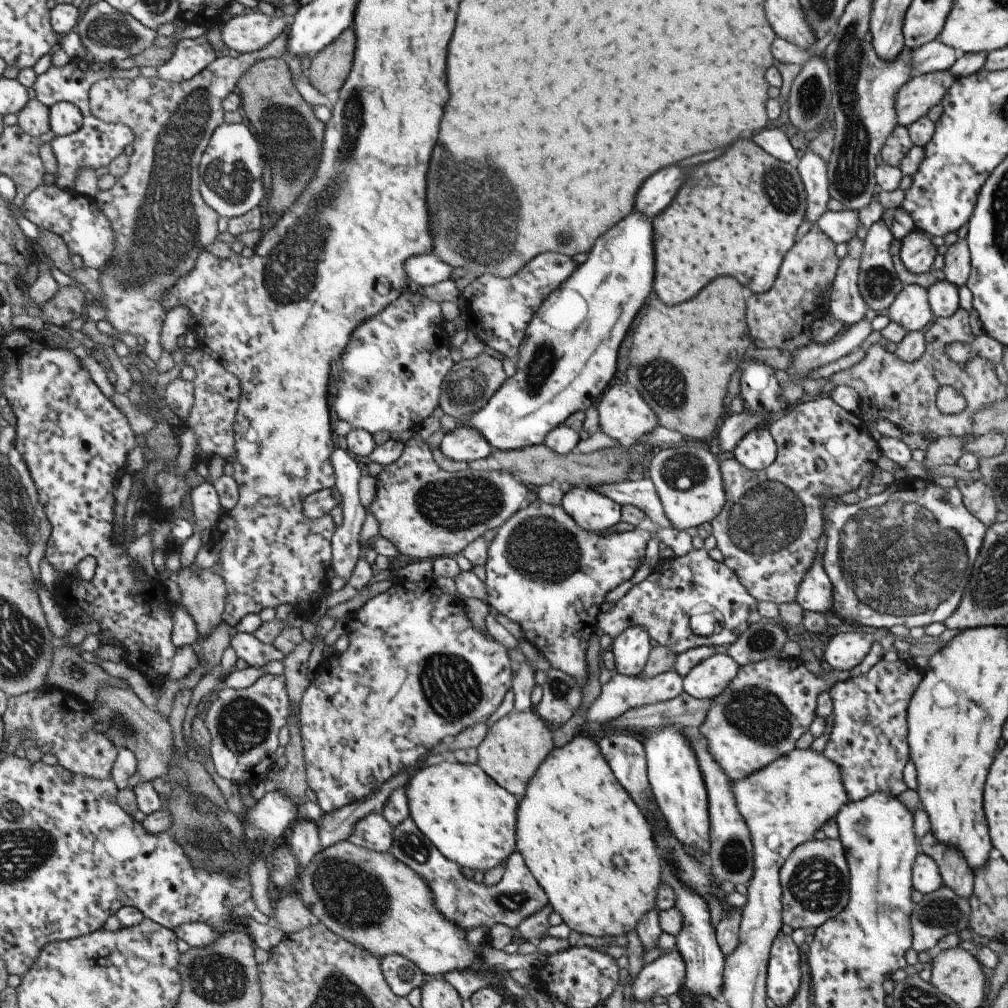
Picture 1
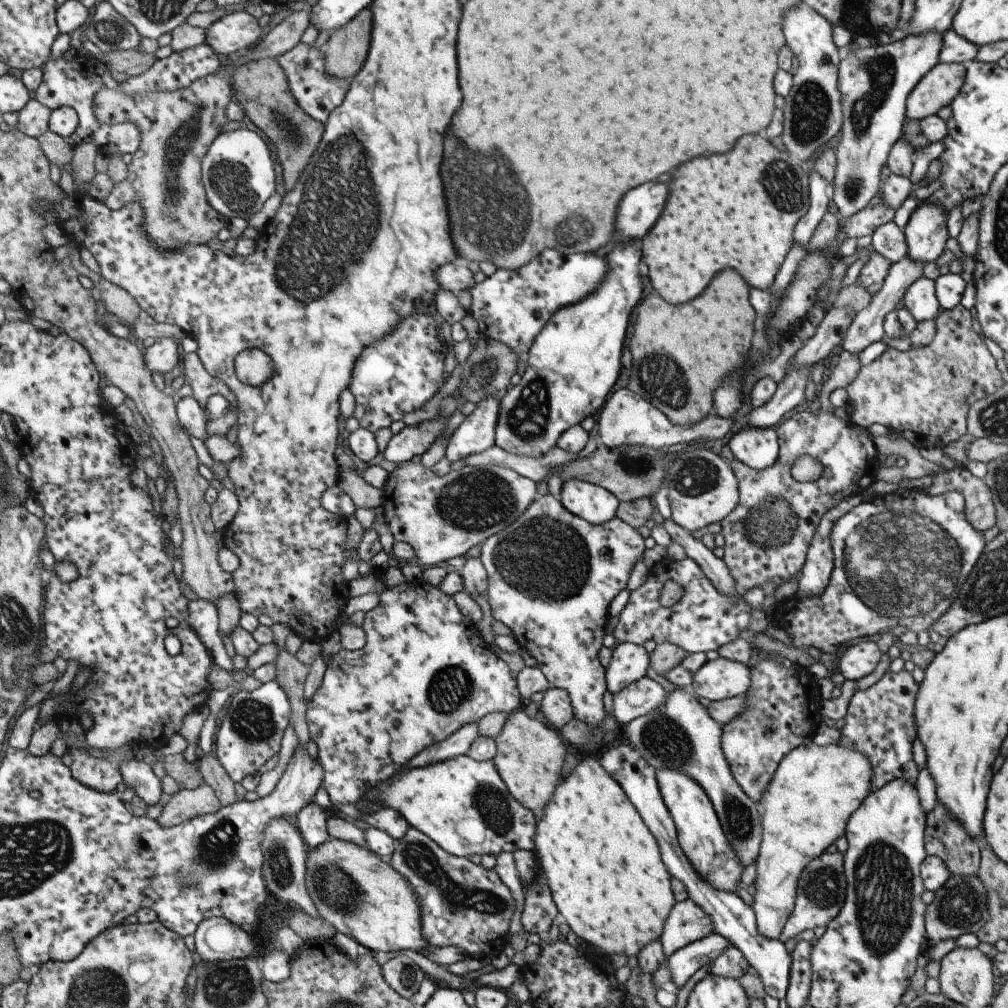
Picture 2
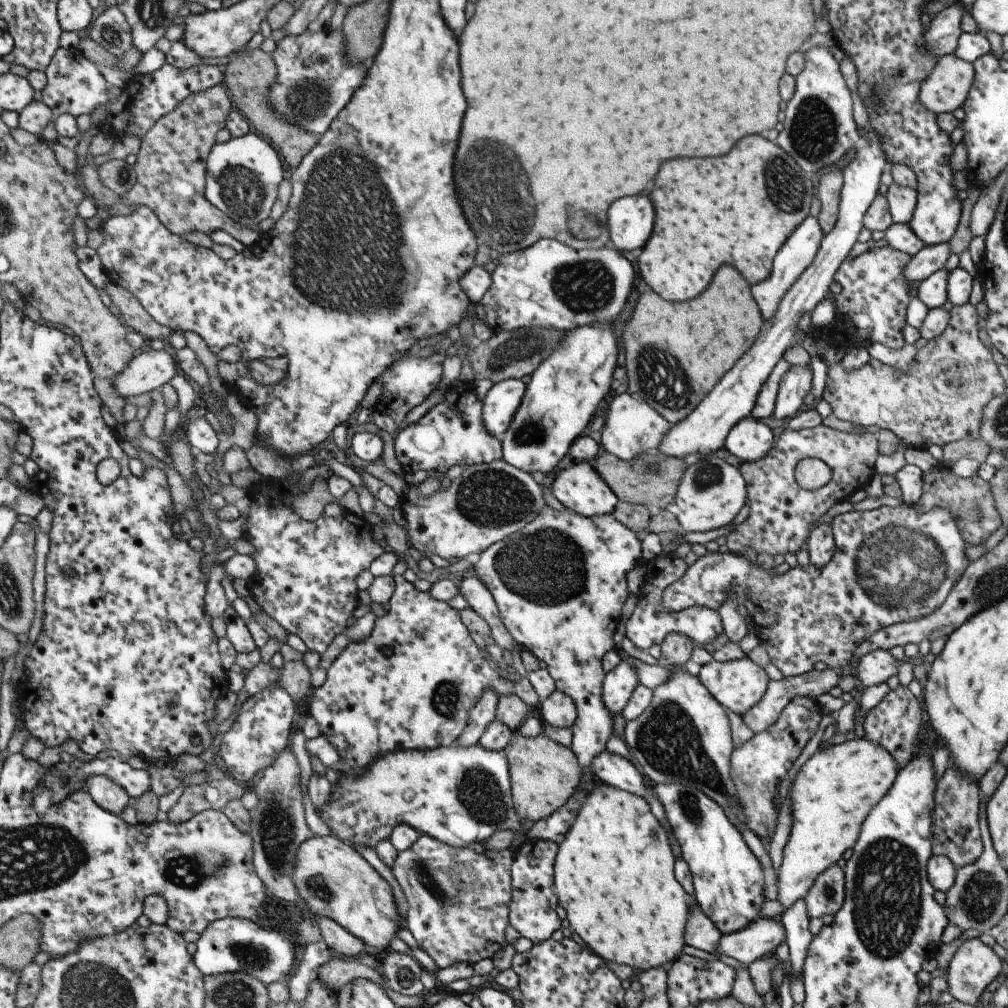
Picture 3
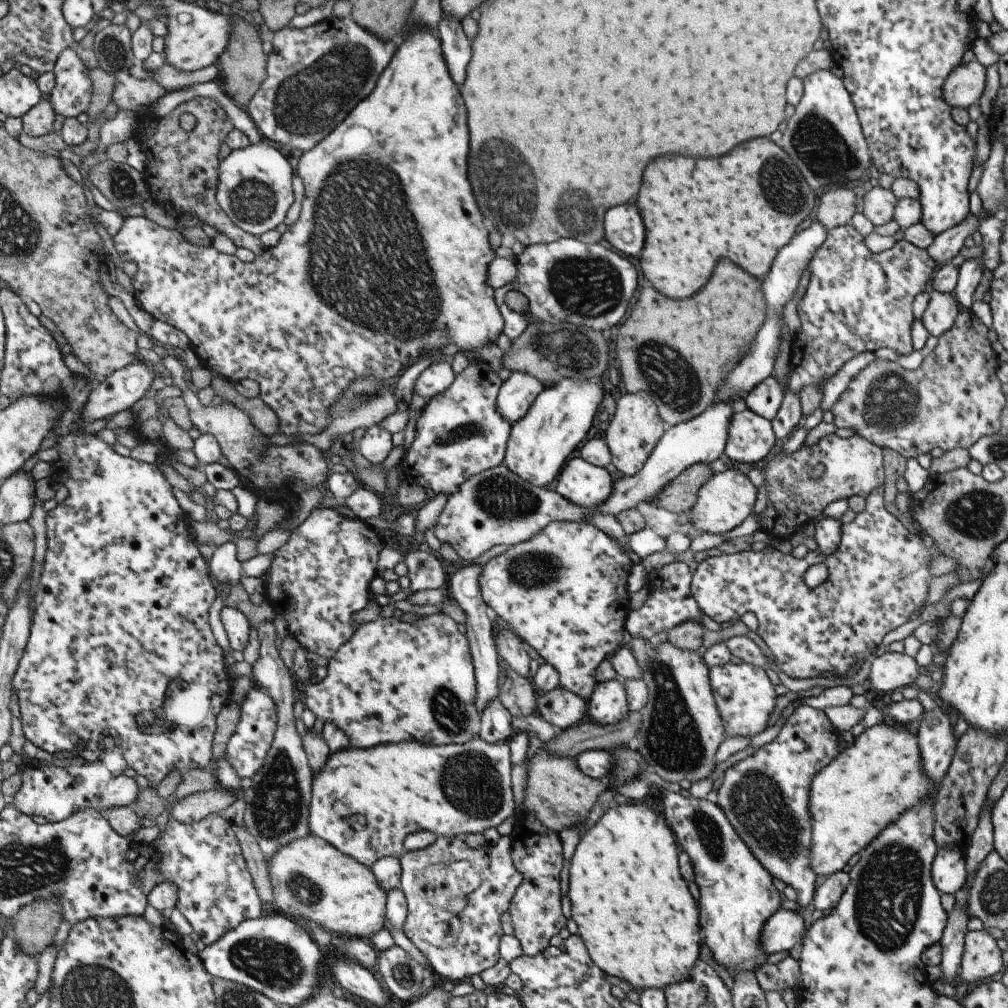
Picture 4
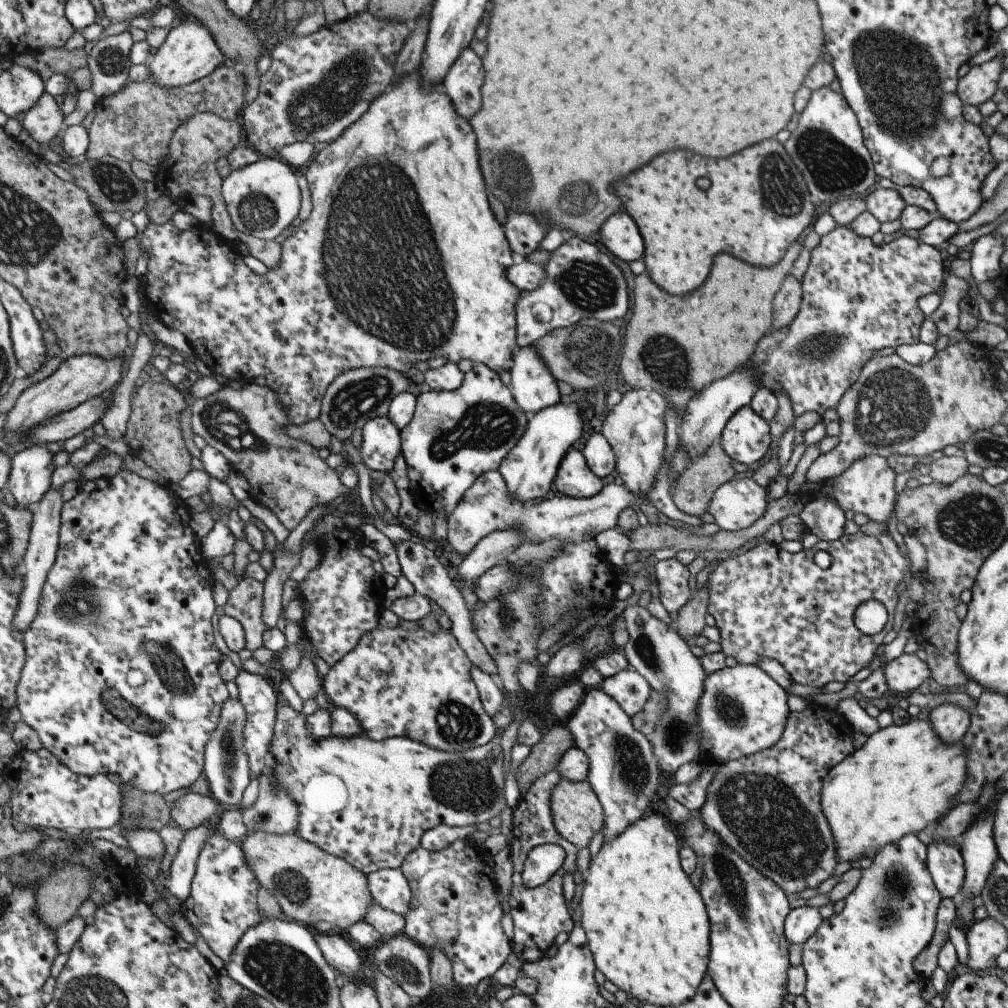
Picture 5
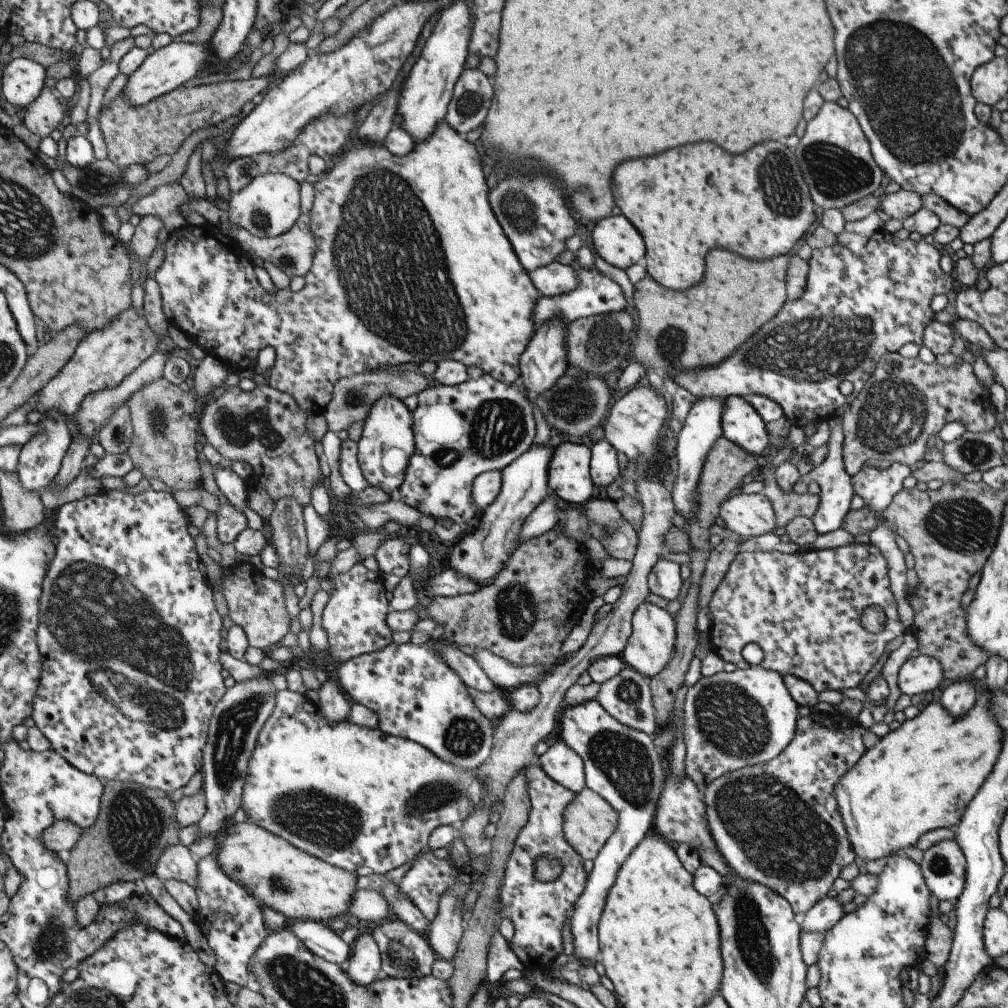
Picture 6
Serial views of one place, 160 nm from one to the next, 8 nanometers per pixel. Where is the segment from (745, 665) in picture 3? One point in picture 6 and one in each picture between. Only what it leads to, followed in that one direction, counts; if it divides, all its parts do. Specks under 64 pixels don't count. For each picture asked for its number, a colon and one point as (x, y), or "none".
4: (744, 696)
5: (741, 710)
6: (746, 717)

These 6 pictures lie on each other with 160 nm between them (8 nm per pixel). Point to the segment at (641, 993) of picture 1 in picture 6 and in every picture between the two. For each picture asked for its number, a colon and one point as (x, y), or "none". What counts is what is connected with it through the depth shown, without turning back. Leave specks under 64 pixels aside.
2: (694, 957)
3: (761, 937)
4: (783, 929)
5: (800, 923)
6: (826, 912)

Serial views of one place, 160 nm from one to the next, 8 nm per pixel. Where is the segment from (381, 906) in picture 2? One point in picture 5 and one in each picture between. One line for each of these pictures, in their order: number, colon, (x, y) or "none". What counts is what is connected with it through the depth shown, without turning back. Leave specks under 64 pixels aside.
3: (334, 881)
4: (309, 878)
5: (310, 886)

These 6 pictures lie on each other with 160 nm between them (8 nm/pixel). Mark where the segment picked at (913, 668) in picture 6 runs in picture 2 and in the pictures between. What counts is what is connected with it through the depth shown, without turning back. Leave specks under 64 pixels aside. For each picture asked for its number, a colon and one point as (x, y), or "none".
2: (854, 662)
3: (876, 666)
4: (889, 671)
5: (903, 674)

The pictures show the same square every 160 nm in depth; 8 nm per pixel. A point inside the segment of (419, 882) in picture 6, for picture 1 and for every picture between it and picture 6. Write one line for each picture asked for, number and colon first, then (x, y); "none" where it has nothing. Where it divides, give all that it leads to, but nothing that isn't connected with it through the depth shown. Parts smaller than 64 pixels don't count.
1: (516, 896)
2: (463, 905)
3: (457, 899)
4: (455, 895)
5: (453, 908)

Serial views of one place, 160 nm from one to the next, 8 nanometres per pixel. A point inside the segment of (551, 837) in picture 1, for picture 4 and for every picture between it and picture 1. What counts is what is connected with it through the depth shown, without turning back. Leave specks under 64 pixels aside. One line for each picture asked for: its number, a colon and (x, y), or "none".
2: (603, 868)
3: (613, 874)
4: (634, 914)

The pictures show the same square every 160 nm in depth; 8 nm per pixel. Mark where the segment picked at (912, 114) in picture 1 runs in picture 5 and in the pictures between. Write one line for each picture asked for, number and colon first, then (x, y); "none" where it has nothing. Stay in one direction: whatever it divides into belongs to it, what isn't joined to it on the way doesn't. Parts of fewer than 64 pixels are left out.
2: (937, 88)
3: (945, 89)
4: (962, 87)
5: (978, 85)

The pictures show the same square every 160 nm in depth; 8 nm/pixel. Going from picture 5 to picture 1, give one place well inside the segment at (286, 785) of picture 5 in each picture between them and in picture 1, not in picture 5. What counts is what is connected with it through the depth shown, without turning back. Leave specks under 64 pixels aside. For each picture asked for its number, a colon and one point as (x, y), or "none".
1: (470, 820)
2: (461, 804)
3: (457, 794)
4: (363, 802)

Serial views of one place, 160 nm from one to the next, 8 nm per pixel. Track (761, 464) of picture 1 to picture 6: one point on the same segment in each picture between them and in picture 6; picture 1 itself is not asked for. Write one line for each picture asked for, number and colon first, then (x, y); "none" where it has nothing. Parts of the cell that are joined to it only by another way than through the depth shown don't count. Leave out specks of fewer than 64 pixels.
2: (757, 448)
3: (749, 439)
4: (749, 437)
5: (745, 437)
6: (740, 424)

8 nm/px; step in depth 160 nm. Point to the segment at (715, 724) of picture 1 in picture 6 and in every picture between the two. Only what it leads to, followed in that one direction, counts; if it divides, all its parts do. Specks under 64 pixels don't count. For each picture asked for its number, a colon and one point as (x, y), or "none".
2: (782, 711)
3: (756, 768)
4: (763, 795)
5: (765, 807)
6: (776, 824)

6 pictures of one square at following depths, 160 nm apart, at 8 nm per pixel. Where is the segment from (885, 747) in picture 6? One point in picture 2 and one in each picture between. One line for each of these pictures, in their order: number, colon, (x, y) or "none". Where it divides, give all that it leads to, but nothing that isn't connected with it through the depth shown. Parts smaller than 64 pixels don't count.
2: (814, 790)
3: (832, 793)
4: (870, 784)
5: (903, 778)

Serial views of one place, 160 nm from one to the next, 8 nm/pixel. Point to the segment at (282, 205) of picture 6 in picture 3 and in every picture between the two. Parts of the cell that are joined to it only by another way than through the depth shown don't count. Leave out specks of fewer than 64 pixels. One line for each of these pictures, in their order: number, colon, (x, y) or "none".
3: (243, 174)
4: (253, 189)
5: (261, 199)

